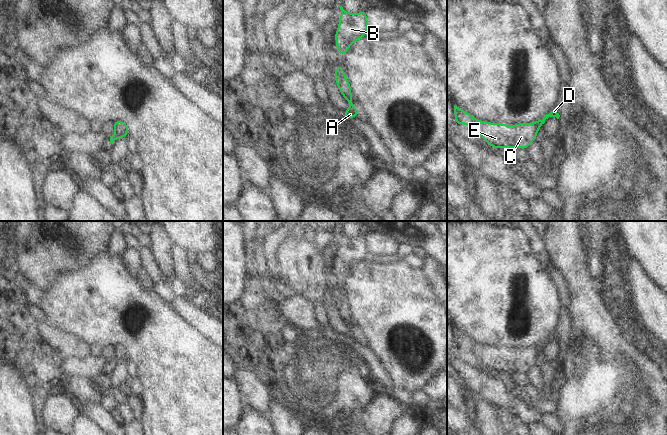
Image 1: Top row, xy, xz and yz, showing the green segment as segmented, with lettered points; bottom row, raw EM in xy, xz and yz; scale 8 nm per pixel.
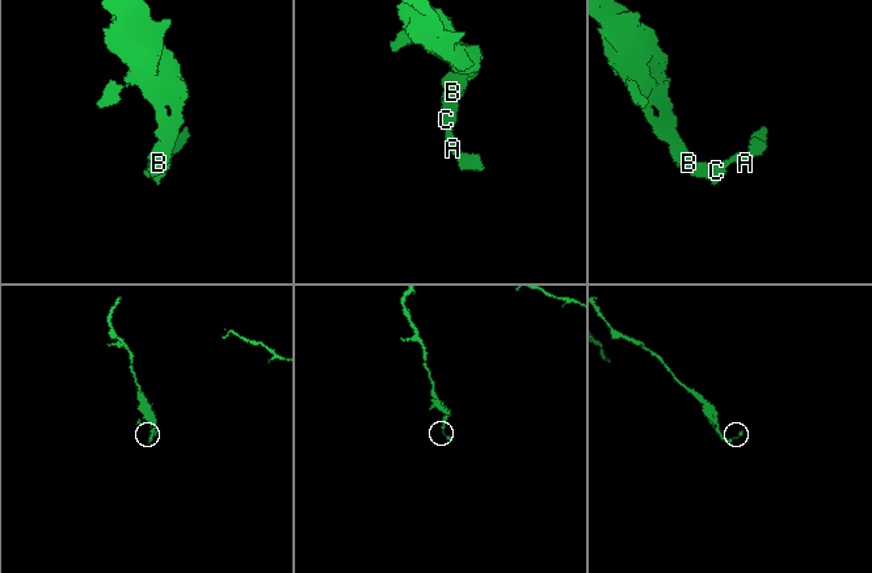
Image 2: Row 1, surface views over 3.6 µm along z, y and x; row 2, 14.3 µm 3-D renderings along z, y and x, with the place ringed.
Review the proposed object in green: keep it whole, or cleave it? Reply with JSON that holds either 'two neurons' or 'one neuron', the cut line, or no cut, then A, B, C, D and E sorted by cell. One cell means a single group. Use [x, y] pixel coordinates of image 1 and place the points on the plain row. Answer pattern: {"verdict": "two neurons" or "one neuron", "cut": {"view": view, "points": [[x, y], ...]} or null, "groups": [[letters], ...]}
{"verdict": "one neuron", "cut": null, "groups": [["A", "B", "C", "D", "E"]]}

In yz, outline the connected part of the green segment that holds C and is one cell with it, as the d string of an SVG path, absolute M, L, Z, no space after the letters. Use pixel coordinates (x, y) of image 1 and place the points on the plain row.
M454 329L454 340L456 349L465 348L479 357L484 365L492 372L520 372L526 373L537 363L537 356L548 342L560 339L557 333L553 333L541 344L532 347L517 347L506 349L504 347L491 347L481 345L473 341L468 336Z

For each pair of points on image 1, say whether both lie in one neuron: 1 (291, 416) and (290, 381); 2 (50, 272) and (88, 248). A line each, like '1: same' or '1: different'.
1: different
2: same

